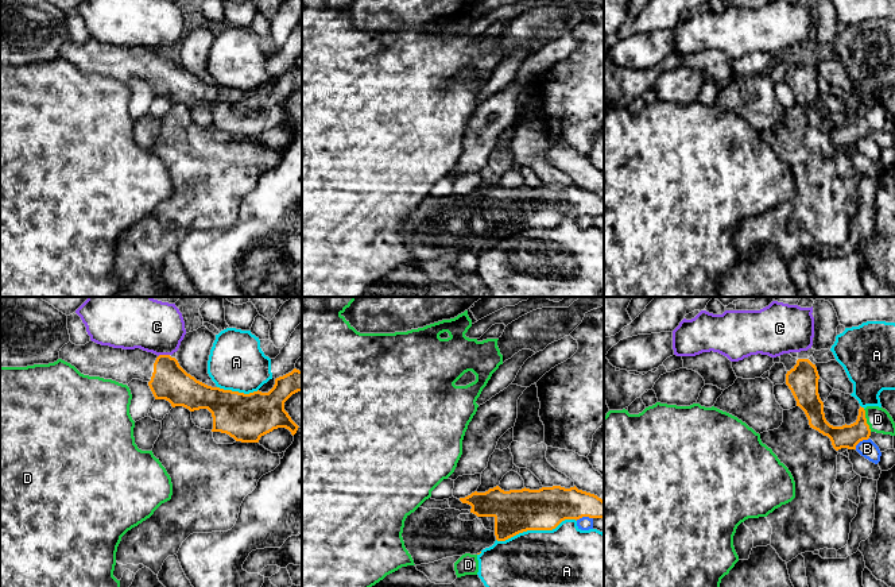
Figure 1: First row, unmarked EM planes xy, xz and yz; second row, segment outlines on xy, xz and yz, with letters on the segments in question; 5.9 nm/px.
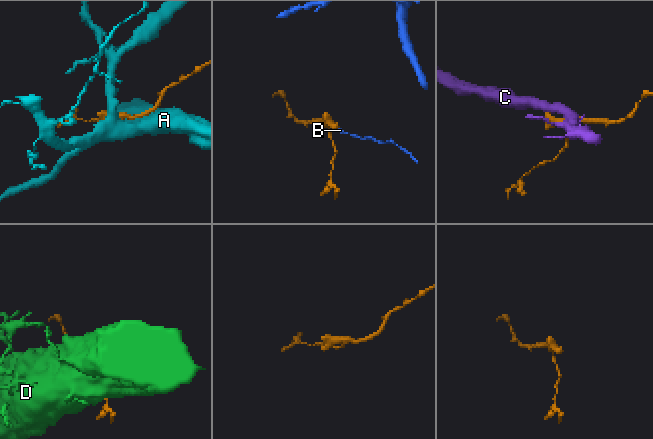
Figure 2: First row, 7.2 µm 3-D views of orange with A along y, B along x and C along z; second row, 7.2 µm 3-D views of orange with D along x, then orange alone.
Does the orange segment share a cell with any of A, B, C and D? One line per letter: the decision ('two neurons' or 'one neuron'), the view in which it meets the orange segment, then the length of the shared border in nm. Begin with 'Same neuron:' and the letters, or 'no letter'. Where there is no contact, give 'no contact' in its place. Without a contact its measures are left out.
Same neuron: no letter
A: two neurons | xz | 500 nm
B: two neurons | yz | 110 nm
C: two neurons | xy | 70 nm
D: two neurons | yz | 140 nm

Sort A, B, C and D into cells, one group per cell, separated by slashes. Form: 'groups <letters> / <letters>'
groups A / B / C / D

